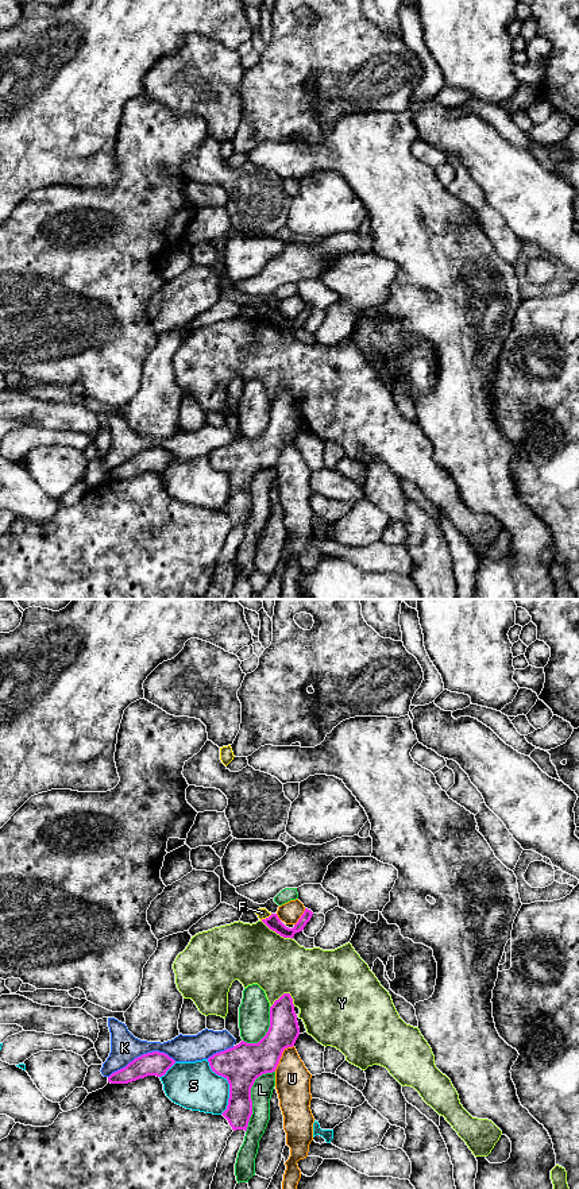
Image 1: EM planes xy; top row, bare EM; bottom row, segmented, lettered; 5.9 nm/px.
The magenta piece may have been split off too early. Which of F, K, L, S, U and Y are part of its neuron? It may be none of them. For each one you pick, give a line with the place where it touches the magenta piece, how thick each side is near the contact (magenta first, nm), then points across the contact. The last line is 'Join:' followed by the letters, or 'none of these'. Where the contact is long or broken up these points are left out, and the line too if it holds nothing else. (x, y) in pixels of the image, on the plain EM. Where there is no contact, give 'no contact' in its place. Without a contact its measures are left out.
Join: none of these

